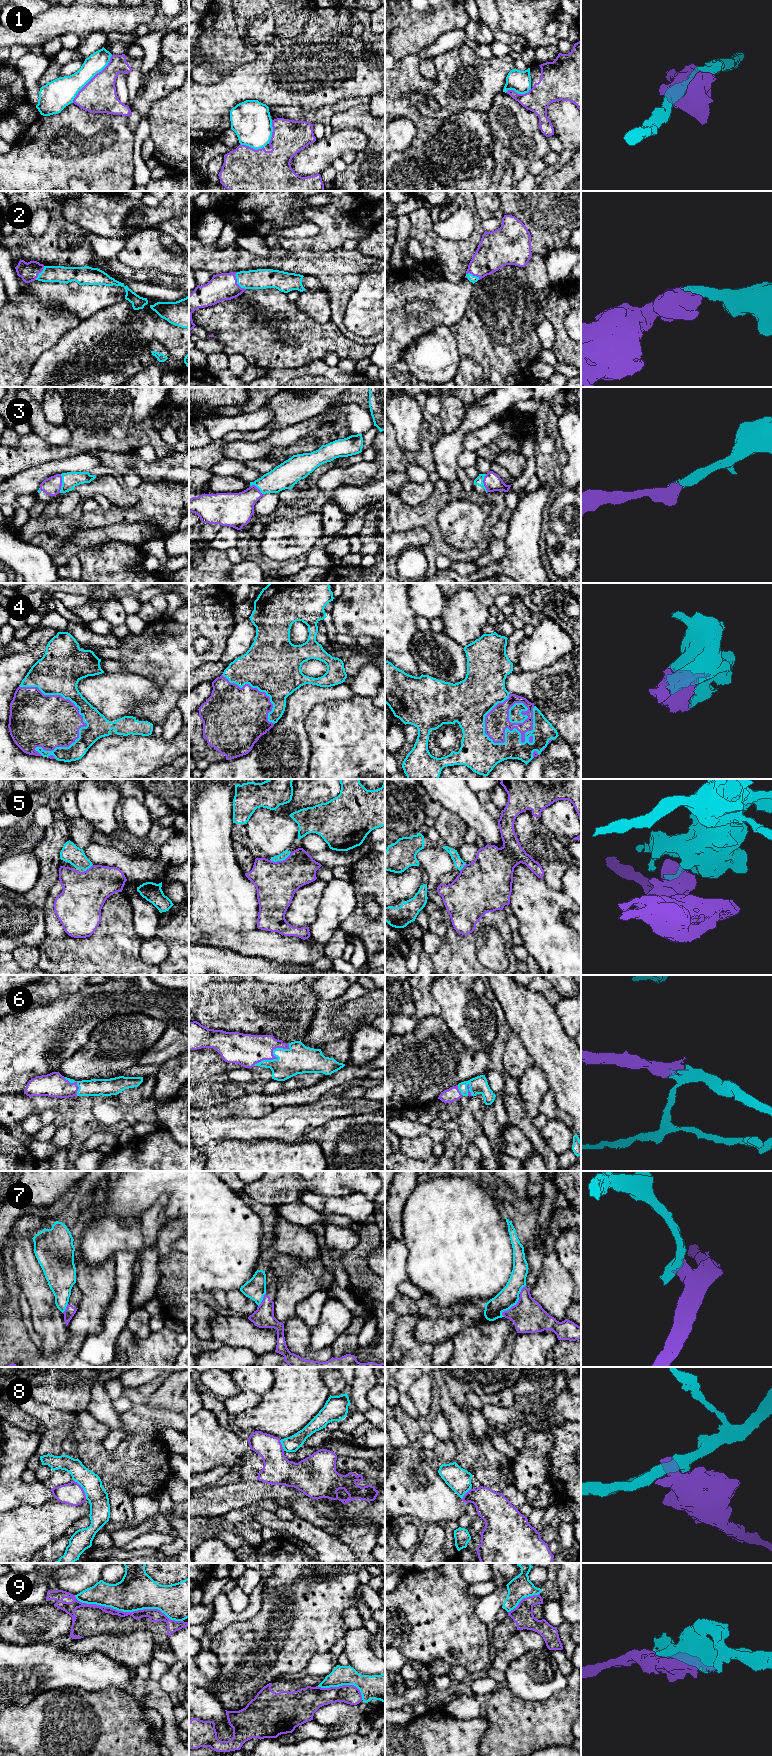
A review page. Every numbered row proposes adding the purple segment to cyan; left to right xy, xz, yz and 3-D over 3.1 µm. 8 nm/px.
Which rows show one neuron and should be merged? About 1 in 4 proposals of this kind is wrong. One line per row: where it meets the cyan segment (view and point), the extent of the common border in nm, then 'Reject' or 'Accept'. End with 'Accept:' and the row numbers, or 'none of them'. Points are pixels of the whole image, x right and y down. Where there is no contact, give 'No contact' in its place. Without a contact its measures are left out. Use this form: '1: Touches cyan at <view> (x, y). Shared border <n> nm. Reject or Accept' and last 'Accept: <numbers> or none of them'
1: Touches cyan at xy (92, 77). Shared border 500 nm. Reject
2: Touches cyan at xz (237, 282). Shared border 160 nm. Accept
3: Touches cyan at xy (62, 483). Shared border 150 nm. Accept
4: Touches cyan at xy (65, 698). Shared border 650 nm. Accept
5: Touches cyan at xz (280, 860). Shared border 190 nm. Reject
6: Touches cyan at xz (274, 1055). Shared border 340 nm. Accept
7: Touches cyan at yz (510, 1307). Shared border 200 nm. Reject
8: Touches cyan at xy (83, 1489). Shared border 190 nm. Reject
9: Touches cyan at xy (128, 1611). Shared border 900 nm. Reject
Accept: 2, 3, 4, 6

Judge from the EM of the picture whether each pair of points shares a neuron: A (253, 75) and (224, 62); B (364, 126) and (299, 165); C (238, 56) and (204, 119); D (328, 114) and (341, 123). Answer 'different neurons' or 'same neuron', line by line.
A: different neurons
B: different neurons
C: different neurons
D: different neurons

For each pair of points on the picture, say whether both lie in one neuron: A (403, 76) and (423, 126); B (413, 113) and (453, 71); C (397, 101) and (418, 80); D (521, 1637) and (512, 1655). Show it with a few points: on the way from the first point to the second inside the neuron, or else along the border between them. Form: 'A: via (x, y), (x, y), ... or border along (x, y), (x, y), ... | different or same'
A: via (398, 88), (398, 100), (412, 114) | same
B: border along (435, 79), (435, 84), (428, 92) | different
C: via (397, 94), (411, 84) | same
D: via (521, 1641), (512, 1651) | same

